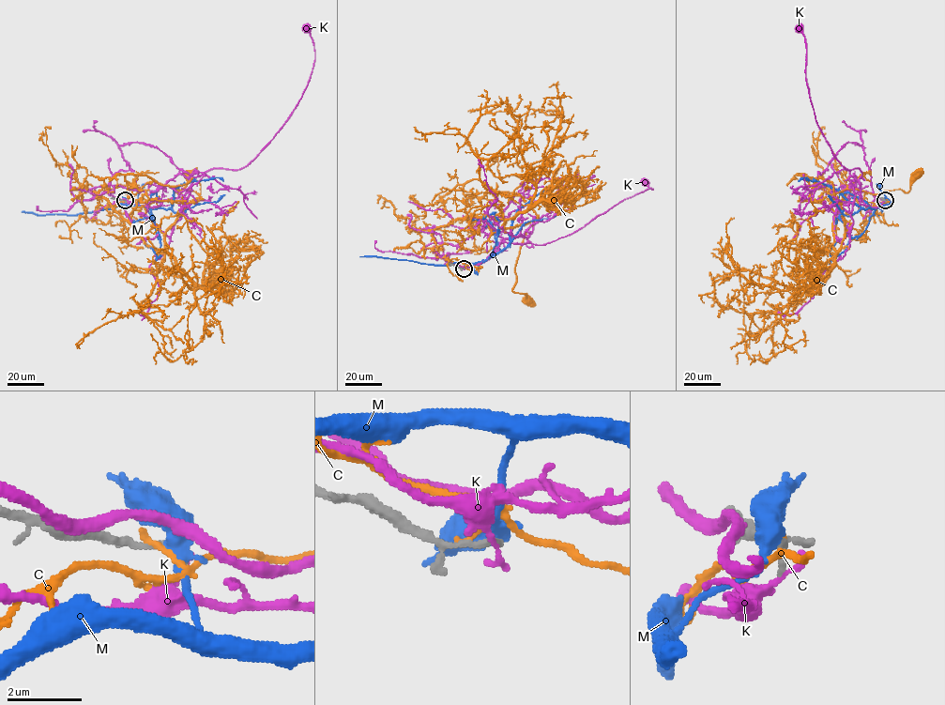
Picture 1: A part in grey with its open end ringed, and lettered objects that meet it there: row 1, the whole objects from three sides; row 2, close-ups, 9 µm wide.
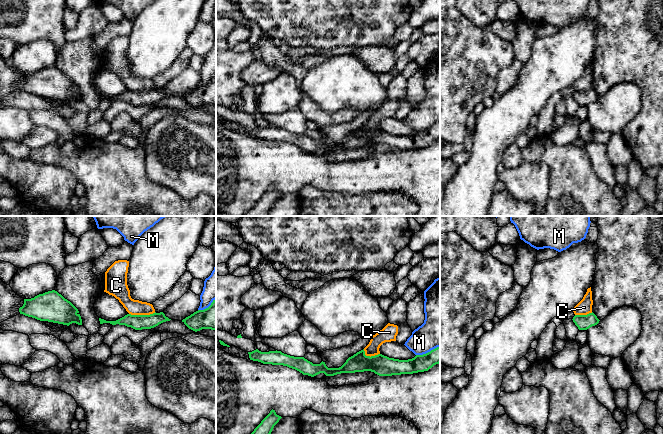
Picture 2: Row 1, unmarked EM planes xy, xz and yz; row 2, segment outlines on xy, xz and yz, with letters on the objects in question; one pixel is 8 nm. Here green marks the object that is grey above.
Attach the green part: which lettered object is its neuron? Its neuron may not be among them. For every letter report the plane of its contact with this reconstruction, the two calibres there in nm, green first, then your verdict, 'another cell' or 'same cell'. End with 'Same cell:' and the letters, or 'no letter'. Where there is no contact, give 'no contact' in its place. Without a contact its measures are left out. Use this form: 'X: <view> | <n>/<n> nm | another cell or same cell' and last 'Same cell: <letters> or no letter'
C: xy | 130/130 nm | another cell
K: no contact | another cell
M: xz | 140/280 nm | another cell
Same cell: no letter

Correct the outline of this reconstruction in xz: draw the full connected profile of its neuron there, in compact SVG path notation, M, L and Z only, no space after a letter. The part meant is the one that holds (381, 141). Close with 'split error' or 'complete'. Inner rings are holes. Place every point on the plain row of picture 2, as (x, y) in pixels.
M440 123L412 135L399 136L382 130L366 132L364 125L349 133L339 144L328 144L325 138L313 140L304 133L294 133L281 127L261 128L258 125L248 128L250 136L263 140L283 141L295 145L303 151L314 153L320 149L334 152L341 149L371 147L379 152L413 150L428 147L440 139Z; complete

